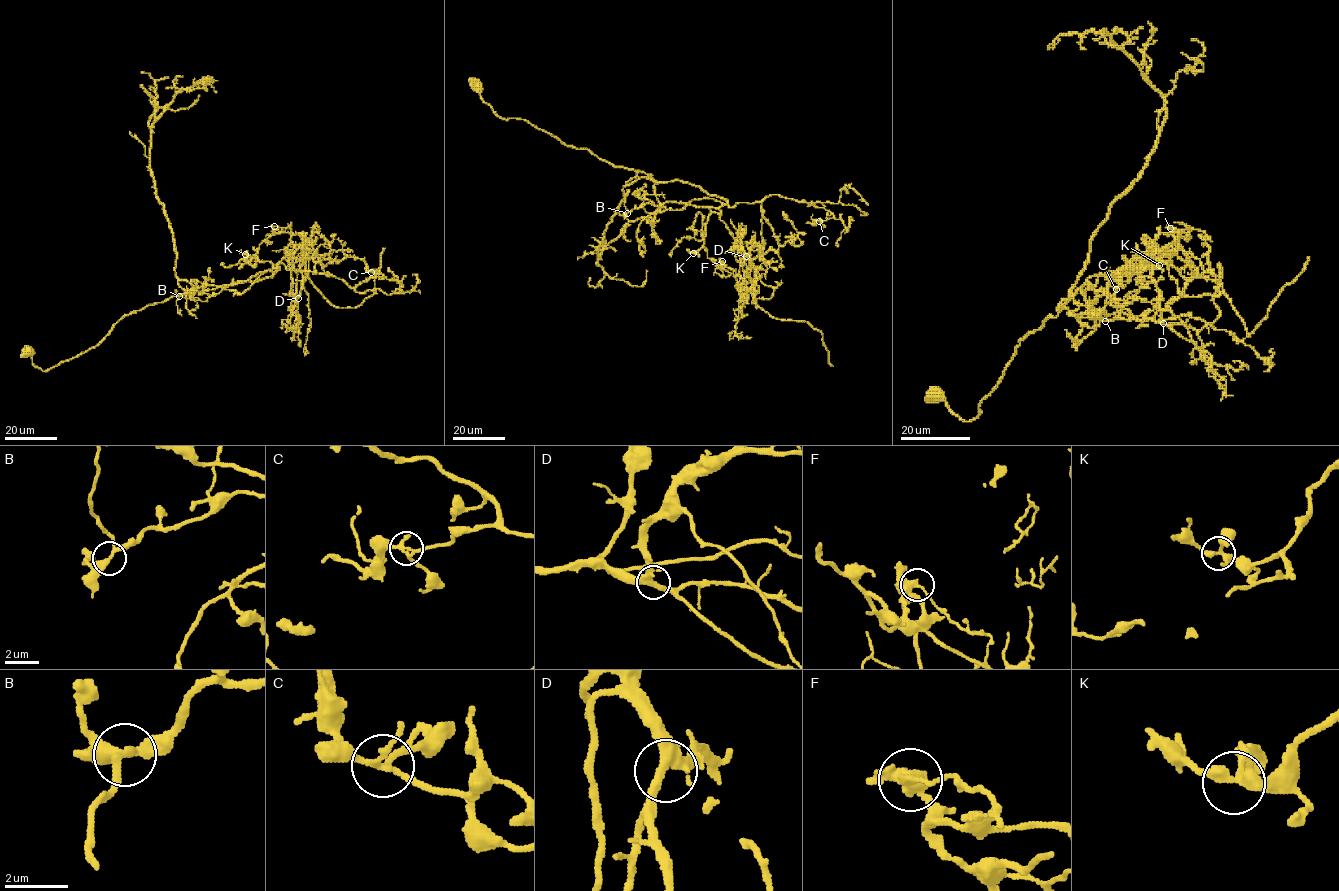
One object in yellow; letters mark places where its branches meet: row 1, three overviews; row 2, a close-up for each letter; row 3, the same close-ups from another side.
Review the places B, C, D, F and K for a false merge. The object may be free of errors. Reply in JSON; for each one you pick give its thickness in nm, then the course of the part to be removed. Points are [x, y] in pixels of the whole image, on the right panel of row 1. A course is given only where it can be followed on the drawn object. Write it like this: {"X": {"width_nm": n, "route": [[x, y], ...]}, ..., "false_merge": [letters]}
{"F": {"width_nm": 280, "route": [[1170, 228], [1208, 236], [1210, 272], [1220, 293], [1172, 300], [1161, 320], [1229, 331], [1270, 366], [1269, 352]]}, "false_merge": ["F"]}

